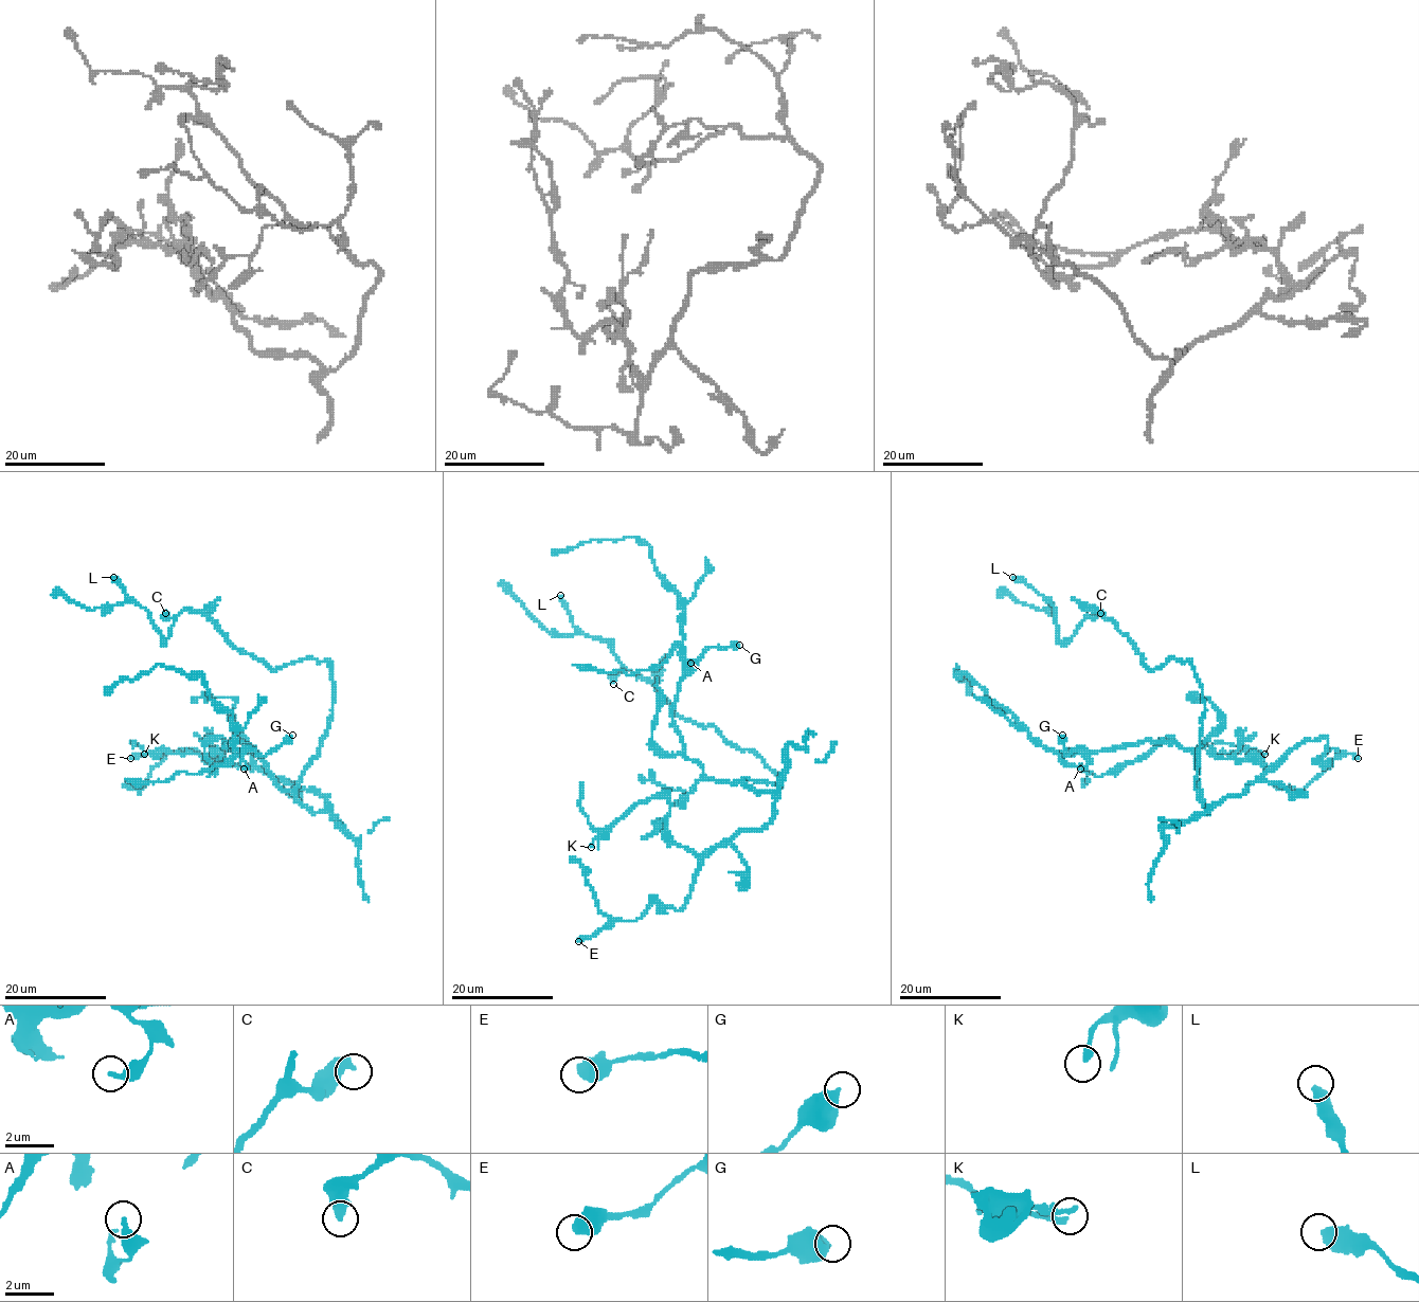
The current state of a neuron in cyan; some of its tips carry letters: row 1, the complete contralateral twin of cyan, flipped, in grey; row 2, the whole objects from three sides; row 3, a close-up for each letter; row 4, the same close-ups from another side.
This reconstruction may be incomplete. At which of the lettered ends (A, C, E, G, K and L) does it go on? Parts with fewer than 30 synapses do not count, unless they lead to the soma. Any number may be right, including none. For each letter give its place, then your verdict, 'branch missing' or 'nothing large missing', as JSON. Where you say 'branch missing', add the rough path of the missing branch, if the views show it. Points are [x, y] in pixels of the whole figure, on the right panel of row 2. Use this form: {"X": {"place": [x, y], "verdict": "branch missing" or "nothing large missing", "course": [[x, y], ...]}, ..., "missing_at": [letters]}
{"A": {"place": [1080, 769], "verdict": "nothing large missing"}, "C": {"place": [1100, 613], "verdict": "nothing large missing"}, "E": {"place": [1358, 758], "verdict": "nothing large missing"}, "G": {"place": [1062, 735], "verdict": "nothing large missing"}, "K": {"place": [1264, 754], "verdict": "nothing large missing"}, "L": {"place": [1012, 577], "verdict": "nothing large missing"}, "missing_at": []}

